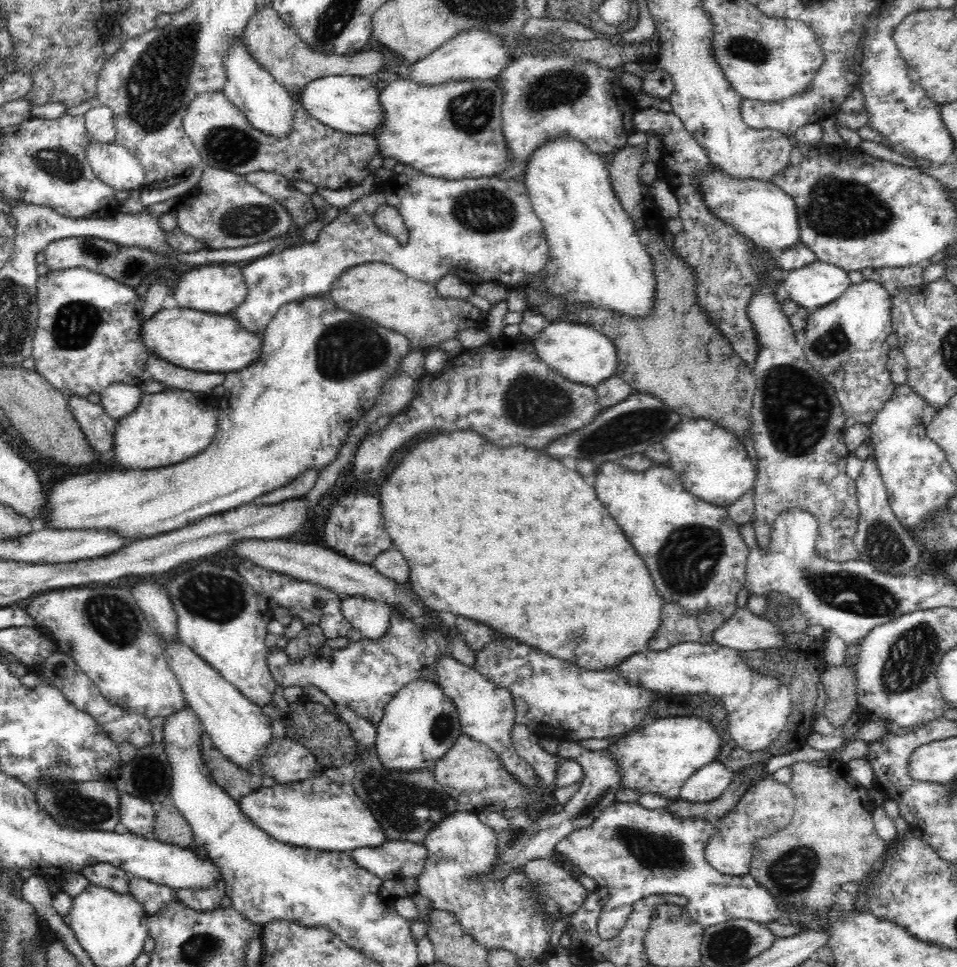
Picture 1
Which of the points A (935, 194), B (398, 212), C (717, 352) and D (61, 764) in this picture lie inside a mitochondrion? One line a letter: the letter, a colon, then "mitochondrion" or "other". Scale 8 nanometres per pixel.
A: other
B: other
C: mitochondrion
D: mitochondrion

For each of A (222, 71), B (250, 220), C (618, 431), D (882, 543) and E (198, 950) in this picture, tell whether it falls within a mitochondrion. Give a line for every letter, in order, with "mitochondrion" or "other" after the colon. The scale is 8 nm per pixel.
A: other
B: mitochondrion
C: mitochondrion
D: mitochondrion
E: mitochondrion

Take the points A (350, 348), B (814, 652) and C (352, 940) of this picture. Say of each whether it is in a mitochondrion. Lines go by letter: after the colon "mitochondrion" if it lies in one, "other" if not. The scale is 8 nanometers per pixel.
A: mitochondrion
B: other
C: other

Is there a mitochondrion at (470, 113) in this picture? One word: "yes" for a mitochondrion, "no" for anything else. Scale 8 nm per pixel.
yes

